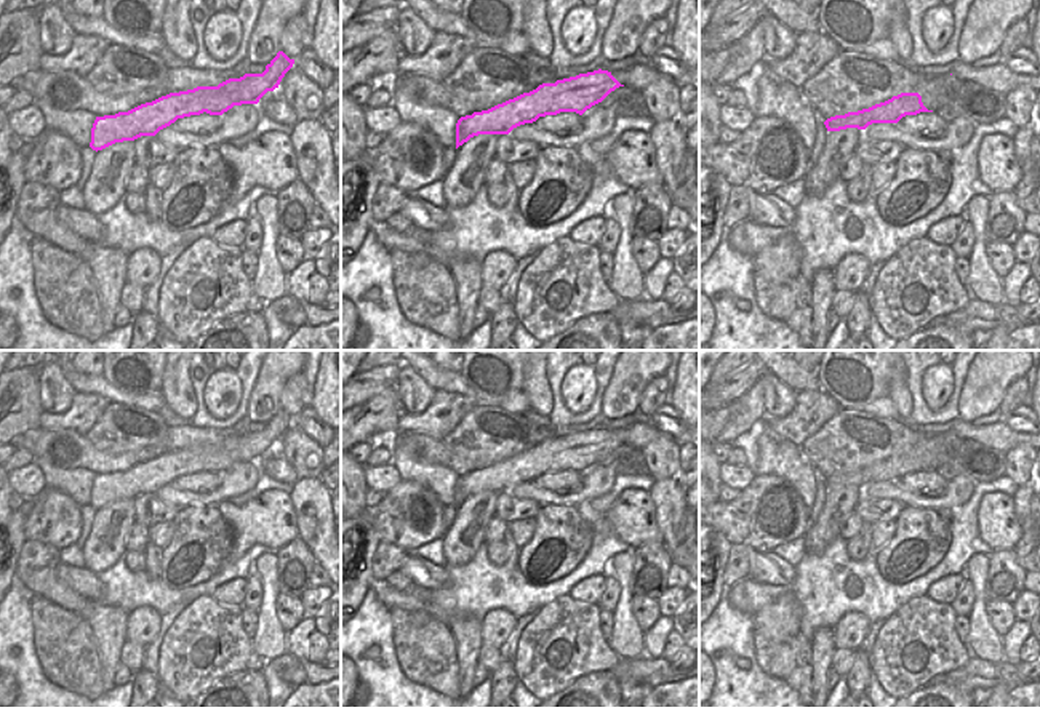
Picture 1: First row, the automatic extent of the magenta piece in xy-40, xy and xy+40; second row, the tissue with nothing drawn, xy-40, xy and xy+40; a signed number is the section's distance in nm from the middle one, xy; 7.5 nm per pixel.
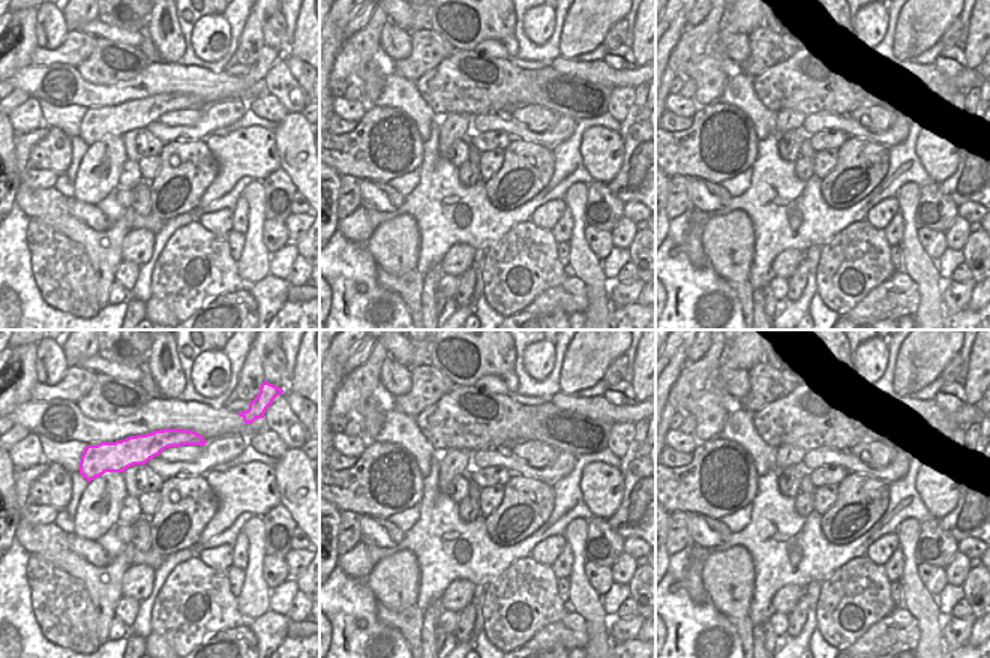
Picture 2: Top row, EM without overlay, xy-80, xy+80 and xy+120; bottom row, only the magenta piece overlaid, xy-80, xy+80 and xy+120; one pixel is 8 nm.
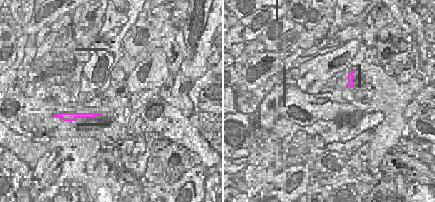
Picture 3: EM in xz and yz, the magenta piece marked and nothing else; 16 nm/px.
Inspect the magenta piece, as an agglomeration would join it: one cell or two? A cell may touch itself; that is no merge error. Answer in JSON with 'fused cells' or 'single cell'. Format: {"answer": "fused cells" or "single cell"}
{"answer": "single cell"}

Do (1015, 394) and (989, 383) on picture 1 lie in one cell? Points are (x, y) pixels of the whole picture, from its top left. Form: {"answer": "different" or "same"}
{"answer": "different"}

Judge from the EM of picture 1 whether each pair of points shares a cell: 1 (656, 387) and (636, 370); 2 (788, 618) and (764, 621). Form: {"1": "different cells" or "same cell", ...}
{"1": "different cells", "2": "same cell"}

